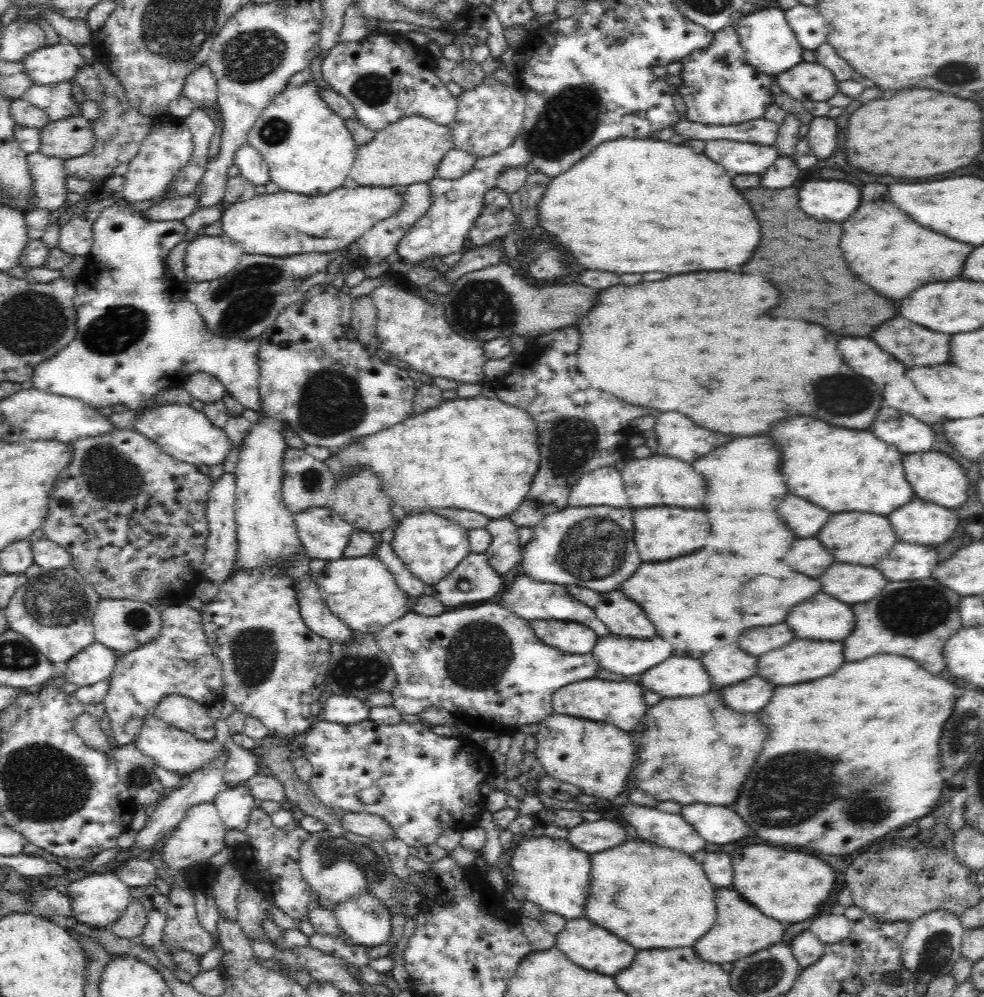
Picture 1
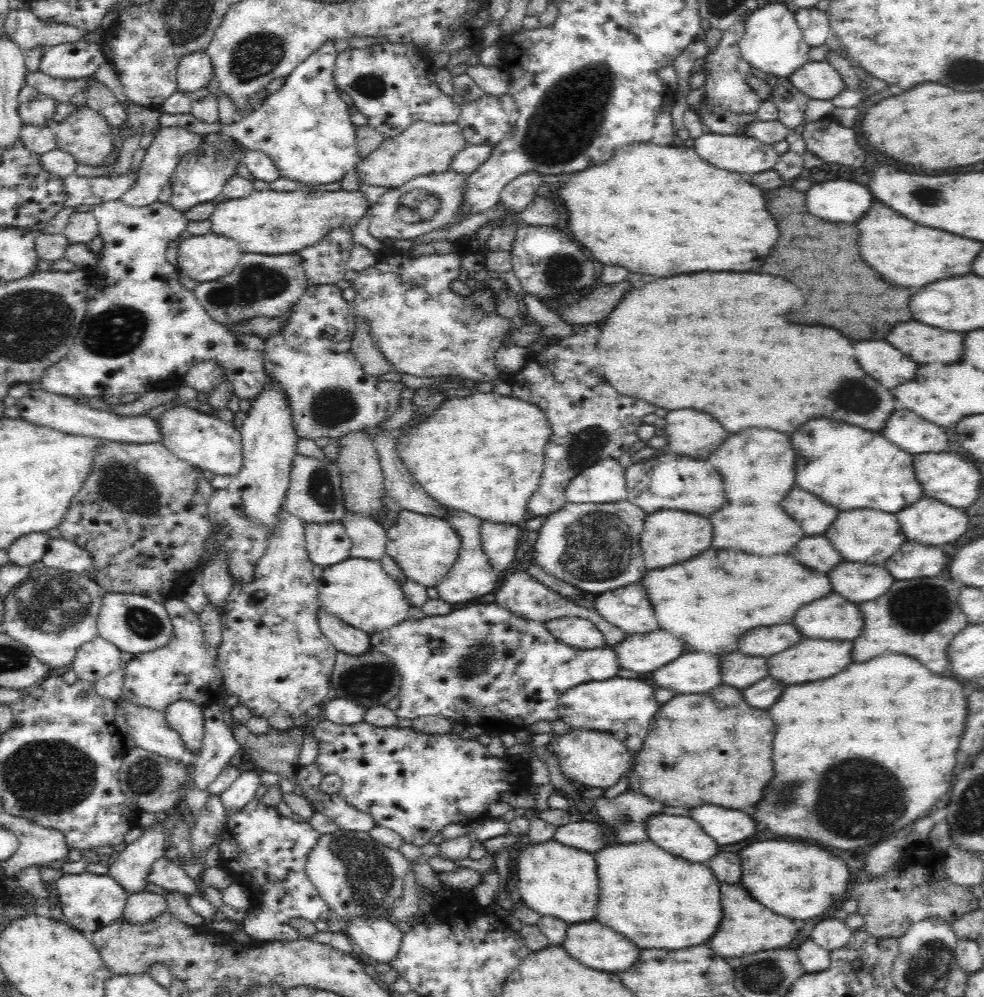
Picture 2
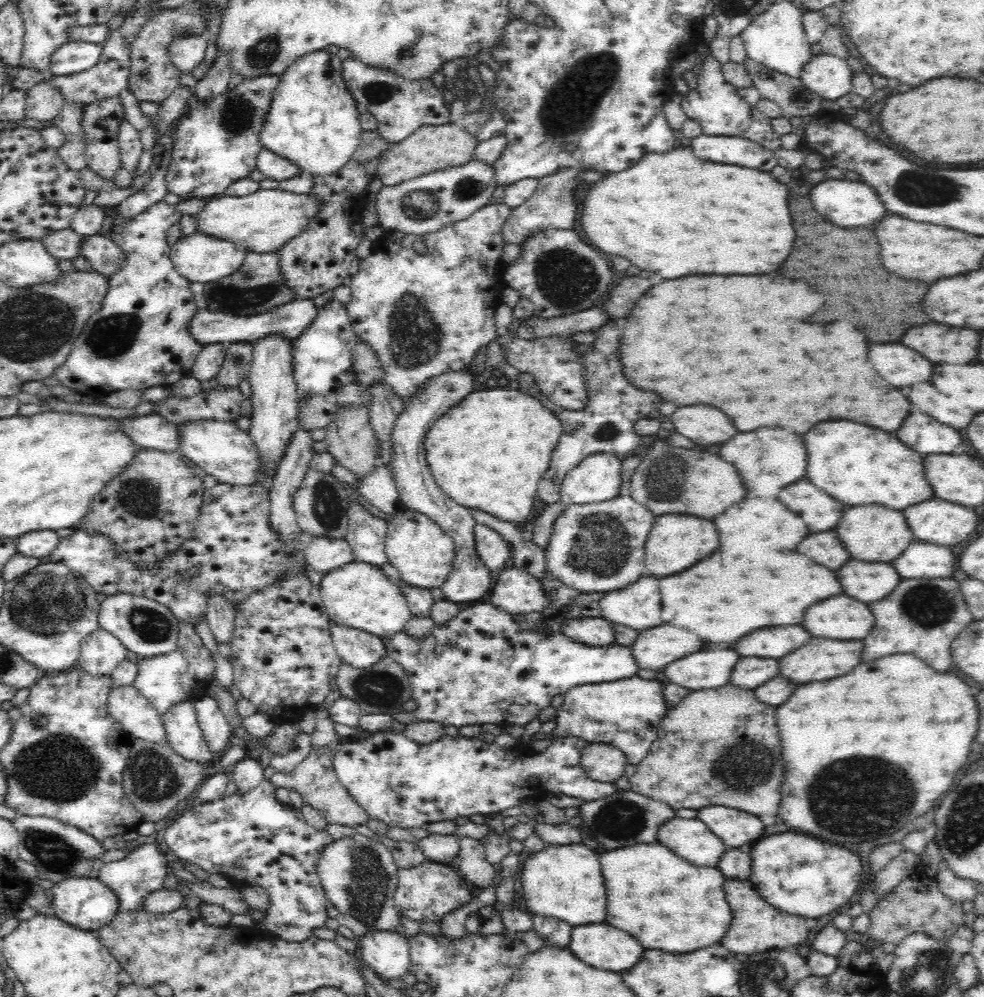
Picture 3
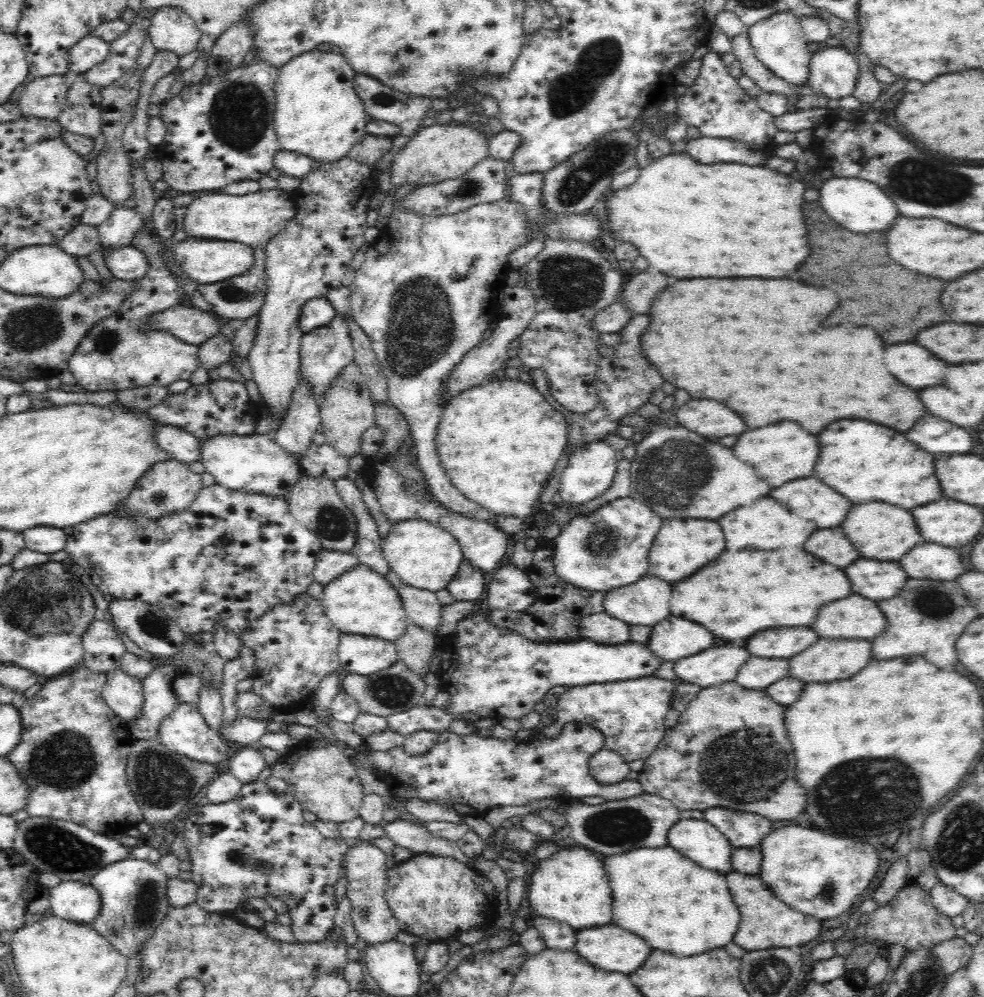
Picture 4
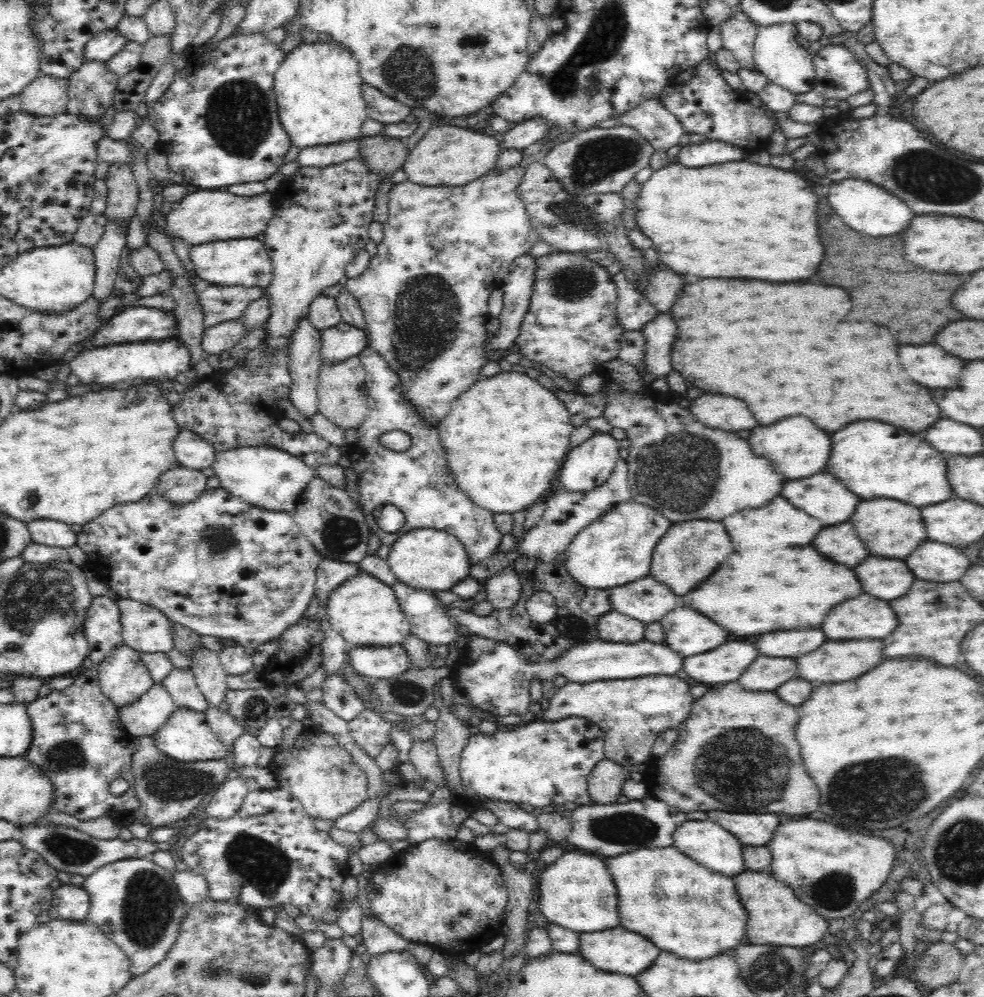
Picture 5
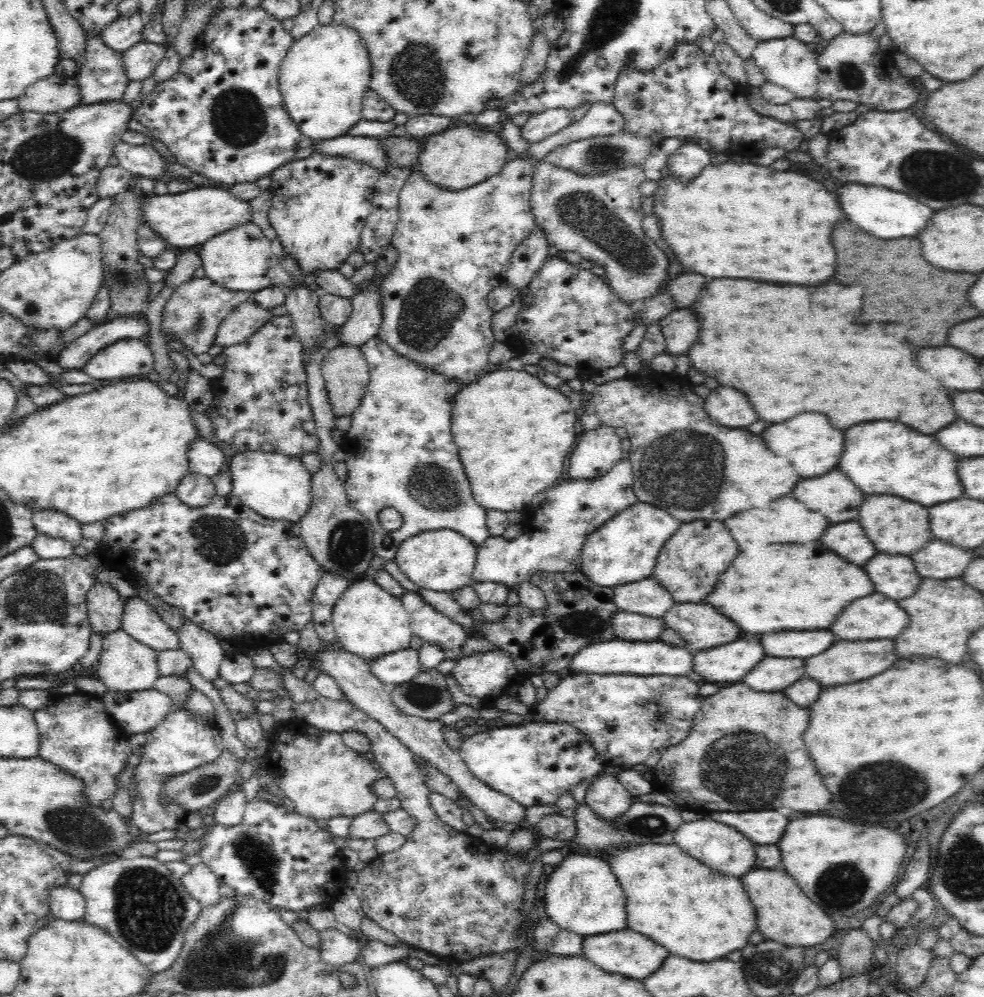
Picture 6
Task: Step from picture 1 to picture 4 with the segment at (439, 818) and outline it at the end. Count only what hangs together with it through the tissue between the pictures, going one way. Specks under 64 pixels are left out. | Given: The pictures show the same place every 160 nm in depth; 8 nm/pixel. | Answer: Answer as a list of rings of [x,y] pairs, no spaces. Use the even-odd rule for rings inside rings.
[[[566,723],[563,726],[560,736],[557,736],[555,739],[550,739],[550,737],[546,737],[544,734],[541,733],[540,730],[535,731],[535,734],[539,735],[539,740],[534,740],[531,737],[532,734],[533,733],[529,733],[527,735],[520,734],[513,739],[502,741],[494,737],[480,737],[476,735],[476,733],[463,736],[451,731],[440,731],[438,742],[436,742],[436,744],[434,744],[434,746],[430,748],[428,752],[424,752],[424,754],[414,754],[414,756],[412,756],[411,754],[408,754],[405,751],[403,745],[400,745],[394,746],[393,748],[385,751],[377,751],[374,749],[368,749],[368,752],[364,752],[364,750],[362,752],[356,751],[355,756],[352,758],[350,757],[350,761],[354,763],[354,767],[356,767],[356,770],[361,768],[373,770],[376,773],[376,775],[381,779],[381,781],[384,782],[388,792],[390,792],[390,795],[392,795],[394,799],[397,798],[399,801],[406,803],[408,802],[408,800],[410,800],[410,798],[417,798],[424,802],[442,804],[442,806],[454,808],[454,810],[456,810],[456,812],[458,812],[461,816],[463,816],[465,813],[467,813],[468,815],[472,815],[474,814],[474,812],[477,812],[478,814],[483,816],[495,807],[524,806],[525,804],[530,804],[535,800],[542,800],[546,798],[558,799],[559,797],[562,797],[578,801],[587,796],[597,796],[602,797],[605,801],[610,801],[625,800],[626,798],[633,798],[634,796],[638,796],[638,794],[643,794],[642,785],[640,785],[640,783],[638,783],[637,780],[624,779],[622,780],[622,782],[616,782],[616,784],[600,784],[600,782],[594,780],[593,776],[590,776],[590,771],[588,768],[588,758],[590,758],[590,756],[592,756],[594,752],[598,752],[598,750],[600,750],[600,748],[603,747],[604,739],[604,735],[602,735],[602,733],[600,733],[600,731],[596,729],[596,727],[590,727],[590,725],[586,725],[586,723]]]

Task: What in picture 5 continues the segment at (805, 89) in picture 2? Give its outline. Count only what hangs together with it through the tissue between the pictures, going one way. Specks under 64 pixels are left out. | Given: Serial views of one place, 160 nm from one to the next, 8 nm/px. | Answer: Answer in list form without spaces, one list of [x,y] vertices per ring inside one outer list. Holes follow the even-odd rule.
[[[829,44],[822,48],[814,55],[813,64],[813,90],[825,99],[847,101],[850,96],[870,88],[866,71],[843,44]]]

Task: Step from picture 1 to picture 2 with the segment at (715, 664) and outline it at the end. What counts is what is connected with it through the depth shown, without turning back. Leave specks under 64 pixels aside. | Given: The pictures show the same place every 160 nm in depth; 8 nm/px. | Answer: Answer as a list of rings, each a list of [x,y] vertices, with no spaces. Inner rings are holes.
[[[740,652],[720,654],[721,684],[734,688],[746,688],[768,674],[766,660],[762,656],[744,656]]]

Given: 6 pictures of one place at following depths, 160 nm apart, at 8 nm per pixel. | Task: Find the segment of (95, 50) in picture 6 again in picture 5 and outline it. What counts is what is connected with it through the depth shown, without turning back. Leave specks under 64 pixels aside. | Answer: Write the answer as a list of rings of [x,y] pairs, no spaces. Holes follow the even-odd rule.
[[[84,62],[68,79],[68,101],[64,114],[85,122],[100,122],[112,105],[119,78],[100,62]]]

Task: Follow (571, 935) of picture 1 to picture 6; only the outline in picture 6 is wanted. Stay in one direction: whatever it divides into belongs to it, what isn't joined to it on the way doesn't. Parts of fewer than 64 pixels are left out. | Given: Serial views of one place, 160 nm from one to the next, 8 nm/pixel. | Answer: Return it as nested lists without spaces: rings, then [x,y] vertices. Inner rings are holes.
[[[620,930],[620,932],[610,932],[610,934],[604,934],[604,936],[598,934],[598,936],[584,938],[582,954],[606,972],[622,974],[622,976],[636,978],[636,980],[642,980],[642,978],[654,974],[668,956],[668,952],[662,946],[654,944],[646,936],[642,936],[638,932],[632,932],[632,930]]]

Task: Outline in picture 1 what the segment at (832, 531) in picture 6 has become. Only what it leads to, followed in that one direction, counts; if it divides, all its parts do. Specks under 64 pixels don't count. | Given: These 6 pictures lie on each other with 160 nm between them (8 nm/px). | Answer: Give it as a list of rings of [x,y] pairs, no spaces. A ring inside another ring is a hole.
[[[802,538],[790,546],[784,556],[784,562],[796,572],[802,572],[810,578],[818,578],[822,572],[826,572],[826,568],[834,564],[834,558],[822,548],[816,538]]]

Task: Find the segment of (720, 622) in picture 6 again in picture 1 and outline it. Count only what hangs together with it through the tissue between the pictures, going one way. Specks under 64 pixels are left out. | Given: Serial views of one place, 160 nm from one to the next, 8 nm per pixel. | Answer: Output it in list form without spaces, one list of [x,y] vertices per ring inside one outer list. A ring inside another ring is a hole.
[[[604,636],[592,648],[600,669],[622,676],[640,676],[648,668],[661,664],[672,656],[672,646],[662,638],[630,640],[618,636]]]

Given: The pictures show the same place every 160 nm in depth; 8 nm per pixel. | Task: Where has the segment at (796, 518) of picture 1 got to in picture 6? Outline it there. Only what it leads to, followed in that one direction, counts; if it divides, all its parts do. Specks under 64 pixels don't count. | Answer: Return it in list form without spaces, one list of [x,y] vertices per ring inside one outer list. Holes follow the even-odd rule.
[[[840,470],[800,480],[794,486],[792,496],[804,502],[812,512],[820,512],[830,522],[854,520],[864,502],[864,494]]]

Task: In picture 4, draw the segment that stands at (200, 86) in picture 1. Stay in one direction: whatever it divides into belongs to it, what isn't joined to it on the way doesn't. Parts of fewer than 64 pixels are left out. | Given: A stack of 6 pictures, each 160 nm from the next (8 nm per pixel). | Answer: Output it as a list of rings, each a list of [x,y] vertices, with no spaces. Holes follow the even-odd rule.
[[[157,9],[154,16],[150,17],[150,21],[148,36],[157,51],[172,52],[181,58],[196,50],[202,31],[182,9]]]

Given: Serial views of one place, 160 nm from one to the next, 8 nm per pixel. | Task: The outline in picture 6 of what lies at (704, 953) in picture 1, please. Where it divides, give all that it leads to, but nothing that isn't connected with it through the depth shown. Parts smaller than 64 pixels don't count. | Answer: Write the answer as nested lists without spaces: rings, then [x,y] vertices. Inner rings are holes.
[[[751,869],[746,876],[740,878],[746,894],[750,896],[756,910],[756,928],[764,936],[764,940],[774,940],[789,947],[812,947],[822,944],[834,933],[835,923],[820,907],[806,898],[806,894],[798,888],[798,884],[786,876],[786,872],[770,869]]]

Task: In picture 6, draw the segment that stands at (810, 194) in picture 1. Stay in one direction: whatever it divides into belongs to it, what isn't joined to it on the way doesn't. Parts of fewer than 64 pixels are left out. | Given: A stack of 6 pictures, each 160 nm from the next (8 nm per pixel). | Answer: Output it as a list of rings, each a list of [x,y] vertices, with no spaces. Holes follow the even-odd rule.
[[[846,184],[844,188],[838,190],[838,202],[848,216],[850,222],[858,224],[868,234],[874,234],[882,240],[896,238],[910,238],[918,234],[934,214],[928,206],[916,202],[914,198],[902,194],[902,192],[892,192],[882,186],[860,186],[860,184]]]

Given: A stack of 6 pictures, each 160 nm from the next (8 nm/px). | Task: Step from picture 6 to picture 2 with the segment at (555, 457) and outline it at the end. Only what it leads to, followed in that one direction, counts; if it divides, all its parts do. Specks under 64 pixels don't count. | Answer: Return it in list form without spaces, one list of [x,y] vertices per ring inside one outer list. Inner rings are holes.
[[[472,392],[464,397],[446,398],[418,424],[394,432],[394,447],[400,462],[418,484],[440,504],[481,521],[517,524],[524,519],[526,506],[538,488],[544,466],[544,444],[550,436],[550,423],[542,409],[514,397]]]

